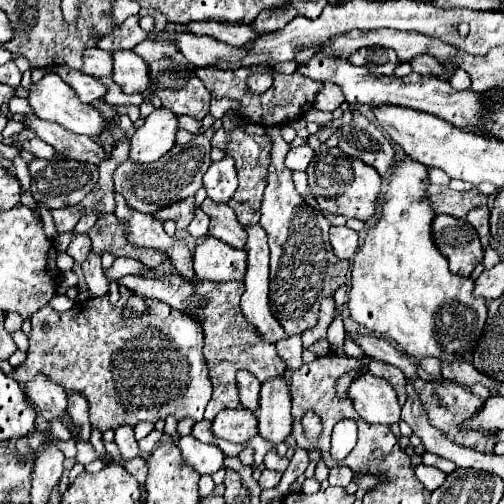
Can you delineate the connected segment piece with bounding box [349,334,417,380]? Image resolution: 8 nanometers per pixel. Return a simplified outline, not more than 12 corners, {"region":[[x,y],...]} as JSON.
{"region":[[357,336],[359,348],[369,358],[387,362],[417,378],[415,360],[377,336]]}

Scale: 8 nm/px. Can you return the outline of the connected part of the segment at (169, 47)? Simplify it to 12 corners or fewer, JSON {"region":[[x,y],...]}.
{"region":[[143,40],[133,50],[145,62],[173,56],[185,62],[177,46],[169,40]]}

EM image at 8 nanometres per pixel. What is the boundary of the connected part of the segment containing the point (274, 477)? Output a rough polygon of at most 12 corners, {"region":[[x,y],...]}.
{"region":[[263,470],[261,490],[277,488],[281,472]]}

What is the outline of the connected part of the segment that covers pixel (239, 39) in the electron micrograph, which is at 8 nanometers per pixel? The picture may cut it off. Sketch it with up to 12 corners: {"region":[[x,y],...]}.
{"region":[[193,22],[185,32],[209,36],[229,46],[261,38],[251,26]]}

